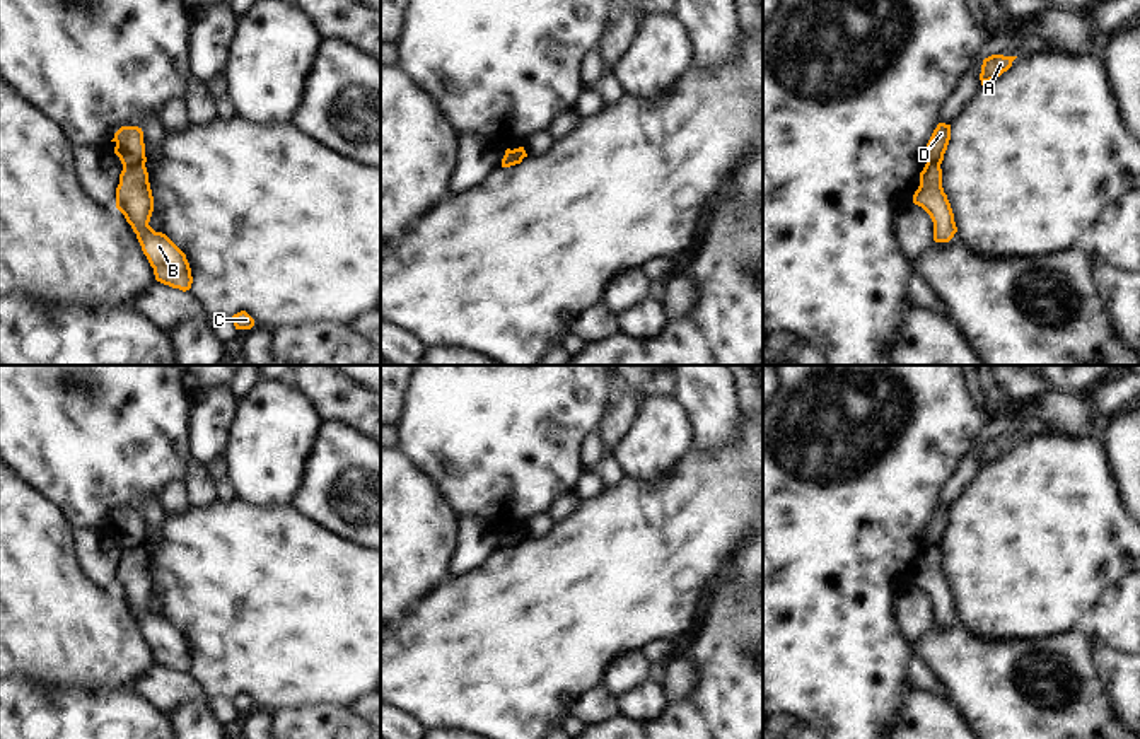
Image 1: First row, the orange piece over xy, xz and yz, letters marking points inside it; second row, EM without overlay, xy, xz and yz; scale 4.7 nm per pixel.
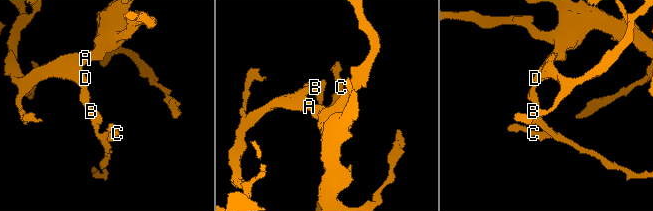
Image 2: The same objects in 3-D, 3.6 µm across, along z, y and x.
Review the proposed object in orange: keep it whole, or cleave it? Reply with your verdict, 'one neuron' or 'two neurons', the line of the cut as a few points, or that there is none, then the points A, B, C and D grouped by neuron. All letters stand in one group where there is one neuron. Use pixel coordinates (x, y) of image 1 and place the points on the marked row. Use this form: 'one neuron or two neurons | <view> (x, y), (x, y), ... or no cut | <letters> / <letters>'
two neurons | xy (144, 162), (123, 166) | A D / B C

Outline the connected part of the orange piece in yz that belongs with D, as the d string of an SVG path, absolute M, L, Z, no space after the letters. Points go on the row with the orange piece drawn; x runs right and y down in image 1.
M939 123L927 143L927 162L942 164L951 140L951 125Z

